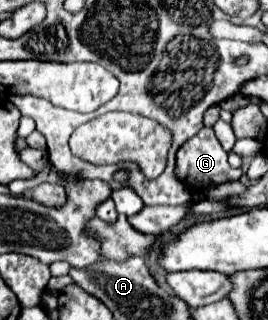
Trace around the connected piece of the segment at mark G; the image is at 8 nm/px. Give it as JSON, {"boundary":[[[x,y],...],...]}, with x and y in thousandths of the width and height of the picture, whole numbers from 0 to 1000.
{"boundary":[[[754,400],[754,413],[679,450],[657,488],[657,538],[716,600],[761,600],[784,581],[896,563],[903,550],[903,531],[858,525],[843,469],[821,456],[791,400]]]}

